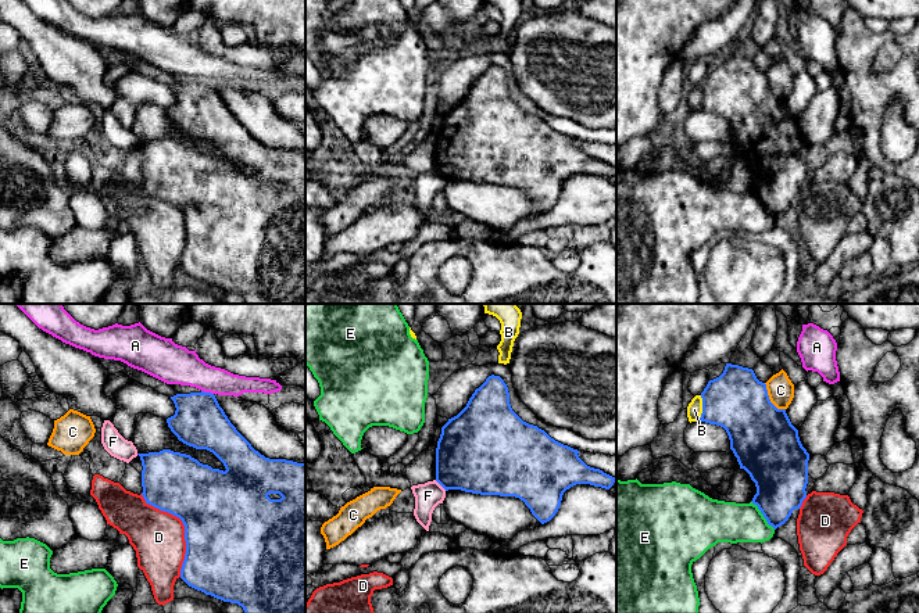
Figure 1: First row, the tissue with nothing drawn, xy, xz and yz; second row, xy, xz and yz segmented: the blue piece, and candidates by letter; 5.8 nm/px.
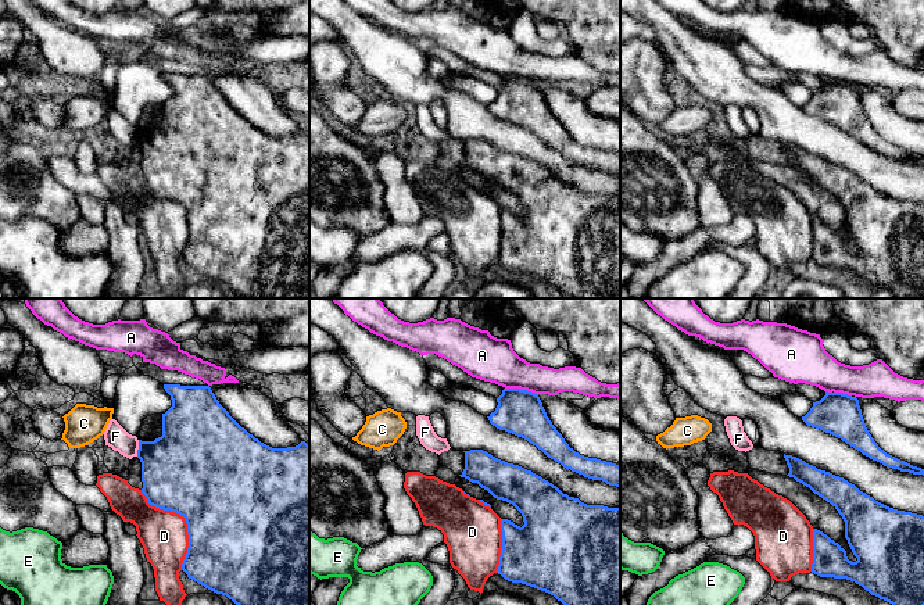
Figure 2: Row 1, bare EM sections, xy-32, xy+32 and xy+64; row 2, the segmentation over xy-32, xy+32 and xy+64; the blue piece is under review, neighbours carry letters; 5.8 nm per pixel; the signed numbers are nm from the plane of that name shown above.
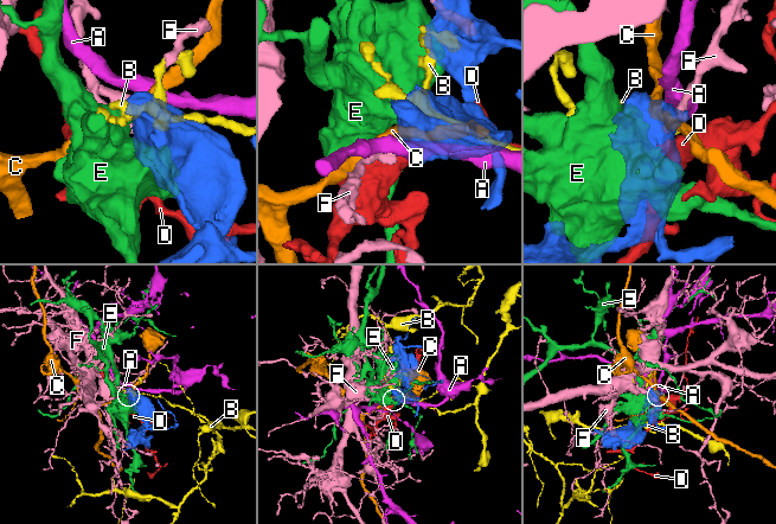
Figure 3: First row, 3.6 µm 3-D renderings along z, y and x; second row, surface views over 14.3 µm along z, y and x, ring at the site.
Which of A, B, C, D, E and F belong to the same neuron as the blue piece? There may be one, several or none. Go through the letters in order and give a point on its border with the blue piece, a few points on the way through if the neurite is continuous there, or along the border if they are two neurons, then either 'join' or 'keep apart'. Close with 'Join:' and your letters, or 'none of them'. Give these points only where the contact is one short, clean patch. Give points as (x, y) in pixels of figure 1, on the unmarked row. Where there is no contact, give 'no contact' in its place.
A: contact xy (207, 82); border xy (201, 79), (213, 83); keep apart
B: contact yz (703, 97); keep apart
C: contact yz (769, 89); border yz (764, 72), (768, 88), (778, 97), (785, 99); keep apart
D: contact xy (185, 217); keep apart
E: contact yz (764, 205); keep apart
F: contact xz (440, 174); keep apart
Join: none of them

